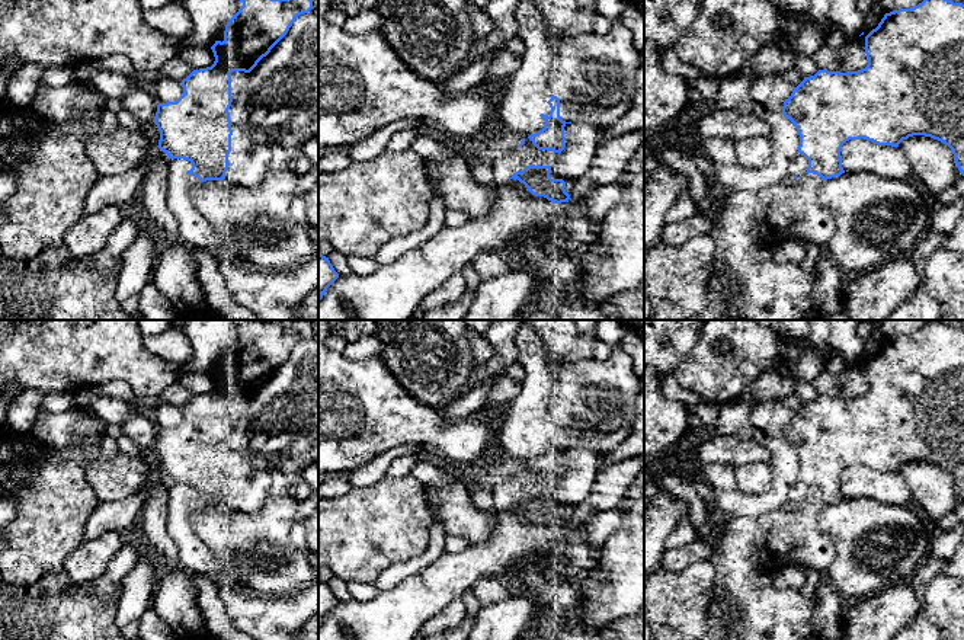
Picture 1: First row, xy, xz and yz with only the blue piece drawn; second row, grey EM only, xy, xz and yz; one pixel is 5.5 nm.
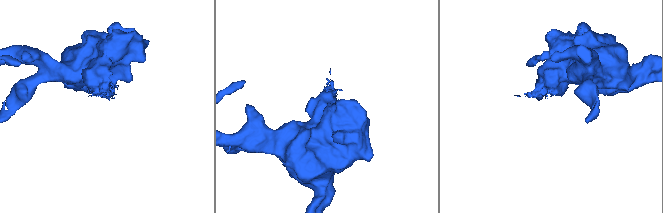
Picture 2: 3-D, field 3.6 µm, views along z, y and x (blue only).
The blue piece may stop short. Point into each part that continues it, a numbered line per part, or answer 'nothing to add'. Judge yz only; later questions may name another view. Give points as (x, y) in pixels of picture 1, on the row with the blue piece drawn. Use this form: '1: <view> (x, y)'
1: yz (748, 284)

